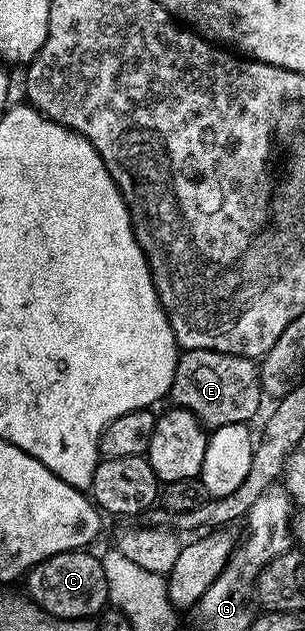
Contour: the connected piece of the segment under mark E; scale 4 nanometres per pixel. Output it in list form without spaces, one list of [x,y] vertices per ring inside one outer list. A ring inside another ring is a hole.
[[[211,349],[182,350],[177,356],[171,399],[187,409],[206,428],[220,429],[223,425],[248,424],[261,407],[261,373],[258,364],[242,355],[228,355]]]

